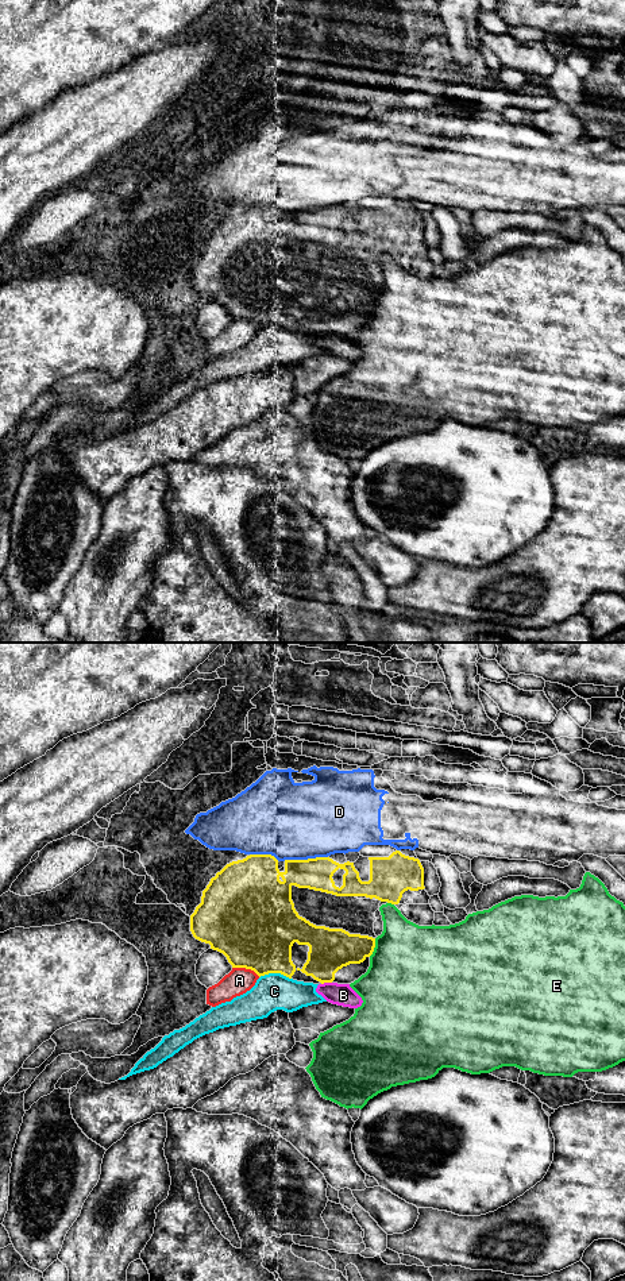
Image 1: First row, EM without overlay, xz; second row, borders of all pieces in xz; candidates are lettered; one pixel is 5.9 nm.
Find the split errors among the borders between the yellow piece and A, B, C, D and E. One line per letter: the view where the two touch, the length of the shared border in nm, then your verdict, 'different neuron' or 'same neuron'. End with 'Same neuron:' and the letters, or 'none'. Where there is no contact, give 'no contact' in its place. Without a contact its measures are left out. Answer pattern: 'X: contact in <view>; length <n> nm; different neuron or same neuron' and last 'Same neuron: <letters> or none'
A: contact in xz; length 180 nm; different neuron
B: contact in xz; length 70 nm; different neuron
C: contact in xz; length 190 nm; different neuron
D: contact in xz; length 260 nm; different neuron
E: contact in xz; length 120 nm; different neuron
Same neuron: none

